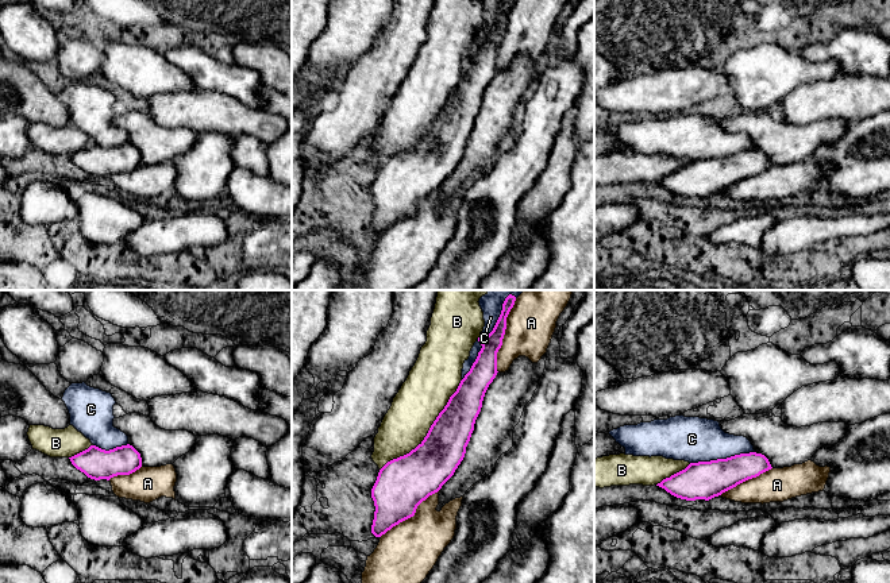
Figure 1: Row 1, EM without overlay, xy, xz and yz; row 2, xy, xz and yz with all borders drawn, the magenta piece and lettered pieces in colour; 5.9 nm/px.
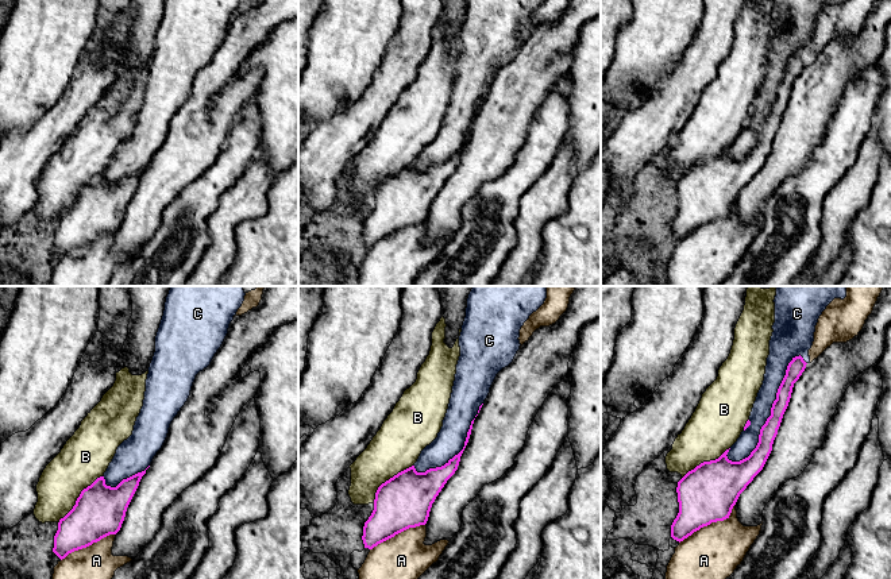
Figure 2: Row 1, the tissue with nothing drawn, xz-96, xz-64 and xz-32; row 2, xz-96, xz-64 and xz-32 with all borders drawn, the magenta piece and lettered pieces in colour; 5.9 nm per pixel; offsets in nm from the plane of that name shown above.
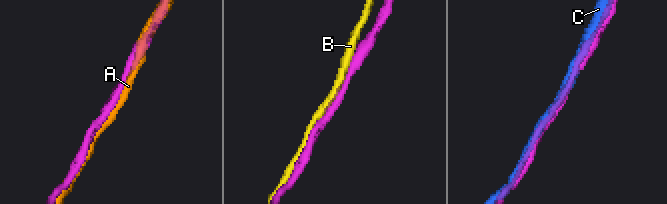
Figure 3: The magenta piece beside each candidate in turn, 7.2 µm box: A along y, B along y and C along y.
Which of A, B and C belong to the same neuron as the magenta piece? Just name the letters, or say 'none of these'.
none of these

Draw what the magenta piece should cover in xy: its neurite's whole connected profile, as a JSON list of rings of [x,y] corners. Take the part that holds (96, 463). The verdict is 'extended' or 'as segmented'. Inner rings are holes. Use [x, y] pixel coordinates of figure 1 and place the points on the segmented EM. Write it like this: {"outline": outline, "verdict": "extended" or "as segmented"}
{"outline": [[[128,413],[113,418],[113,426],[128,436],[128,444],[105,451],[96,445],[69,457],[88,478],[109,480],[143,467],[173,464],[193,449],[196,436],[188,431],[165,431],[149,416]]], "verdict": "extended"}

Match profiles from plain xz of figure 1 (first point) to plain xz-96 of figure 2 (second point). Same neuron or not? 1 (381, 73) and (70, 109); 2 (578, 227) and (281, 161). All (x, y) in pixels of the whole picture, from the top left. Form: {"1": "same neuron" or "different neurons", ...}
{"1": "same neuron", "2": "different neurons"}

